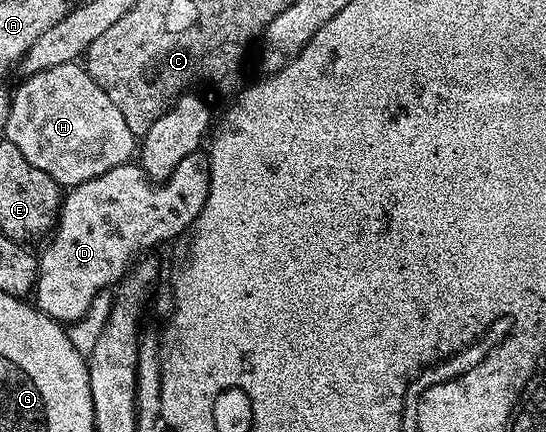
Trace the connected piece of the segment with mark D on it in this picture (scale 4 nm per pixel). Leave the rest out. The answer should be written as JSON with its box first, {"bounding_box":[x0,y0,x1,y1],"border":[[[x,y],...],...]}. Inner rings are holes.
{"bounding_box":[33,150,211,325],"border":[[[202,150],[189,153],[189,157],[185,157],[185,161],[181,161],[181,165],[177,165],[177,169],[173,169],[173,173],[169,178],[156,181],[150,179],[138,162],[128,161],[117,165],[113,169],[109,169],[109,173],[101,173],[101,177],[93,177],[89,181],[85,181],[81,185],[70,188],[63,196],[63,206],[59,208],[58,220],[46,240],[47,248],[42,252],[38,252],[39,272],[37,273],[37,281],[33,292],[34,306],[38,307],[41,313],[45,313],[50,319],[57,322],[70,325],[76,323],[81,316],[86,313],[89,305],[93,301],[93,297],[97,297],[97,293],[114,288],[119,280],[131,270],[131,264],[140,258],[141,253],[147,253],[150,247],[155,247],[158,243],[167,243],[170,239],[175,239],[179,234],[186,232],[188,228],[194,224],[195,218],[201,213],[201,209],[205,209],[205,201],[209,197],[209,185],[211,184],[211,160]]]}

